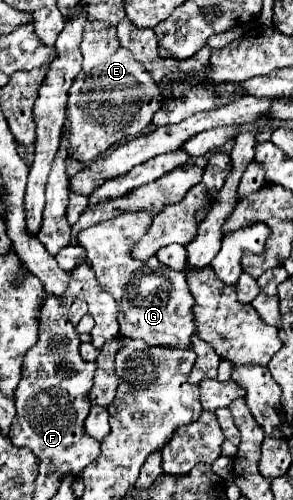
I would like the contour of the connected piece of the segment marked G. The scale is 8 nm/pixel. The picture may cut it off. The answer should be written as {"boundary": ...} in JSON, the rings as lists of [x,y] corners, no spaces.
{"boundary":[[[123,213],[115,219],[83,229],[77,235],[77,243],[87,251],[91,267],[97,275],[101,287],[113,293],[119,303],[119,333],[131,339],[141,339],[147,345],[165,345],[177,349],[191,349],[191,337],[197,333],[193,305],[195,299],[189,293],[185,273],[173,271],[151,257],[149,261],[139,261],[131,257],[133,245],[151,227],[151,213]]]}

